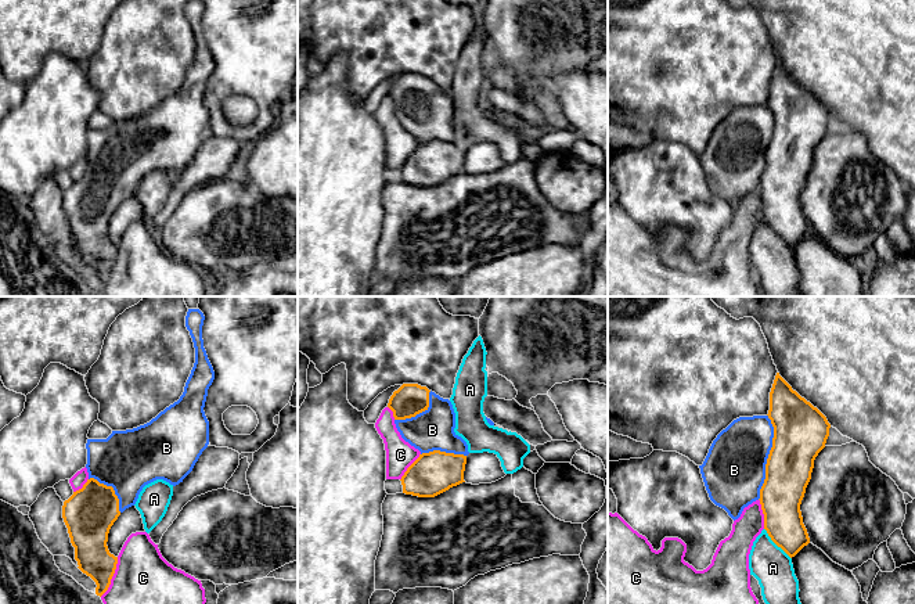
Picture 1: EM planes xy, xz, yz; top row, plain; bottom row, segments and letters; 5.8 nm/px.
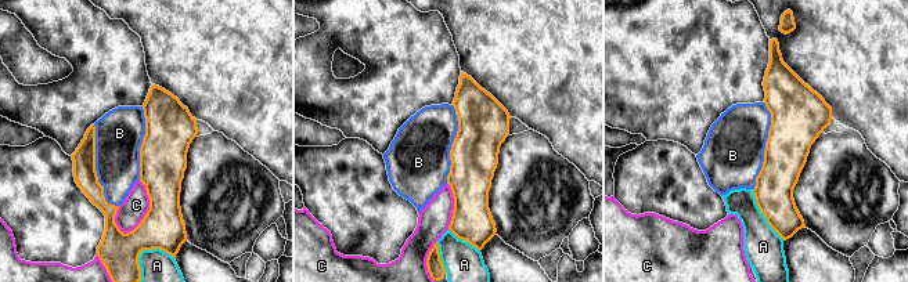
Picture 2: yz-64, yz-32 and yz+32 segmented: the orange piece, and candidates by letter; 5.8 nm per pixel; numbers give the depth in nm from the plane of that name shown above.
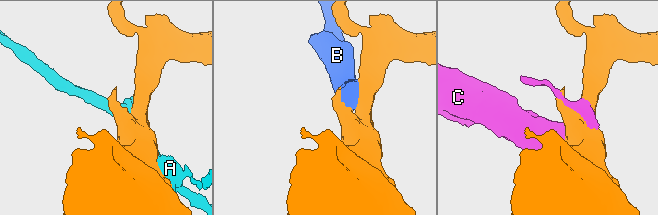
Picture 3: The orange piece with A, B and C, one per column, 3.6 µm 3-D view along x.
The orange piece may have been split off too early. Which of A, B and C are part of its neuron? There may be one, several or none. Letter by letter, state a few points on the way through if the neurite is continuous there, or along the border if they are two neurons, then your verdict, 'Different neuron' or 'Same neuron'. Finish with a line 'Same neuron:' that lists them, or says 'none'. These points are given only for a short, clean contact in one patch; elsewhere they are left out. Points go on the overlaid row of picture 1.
A: Different neuron
B: Same neuron
C: Different neuron
Same neuron: B

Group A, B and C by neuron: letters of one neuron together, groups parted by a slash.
A / B / C

